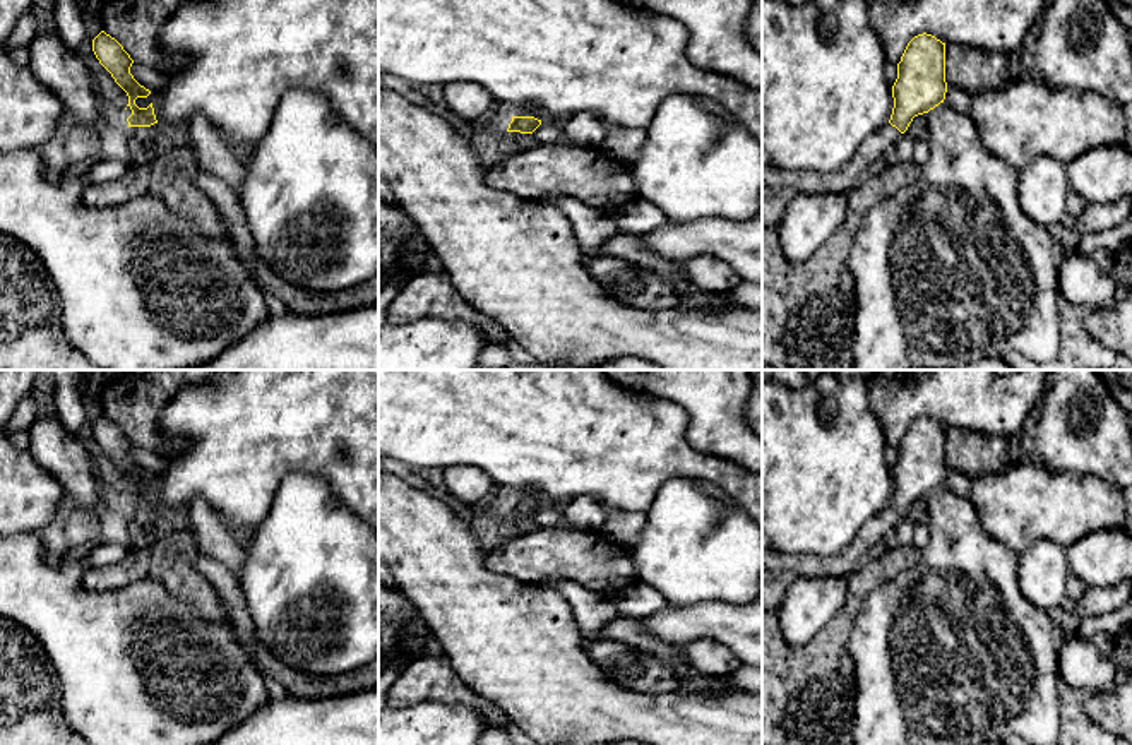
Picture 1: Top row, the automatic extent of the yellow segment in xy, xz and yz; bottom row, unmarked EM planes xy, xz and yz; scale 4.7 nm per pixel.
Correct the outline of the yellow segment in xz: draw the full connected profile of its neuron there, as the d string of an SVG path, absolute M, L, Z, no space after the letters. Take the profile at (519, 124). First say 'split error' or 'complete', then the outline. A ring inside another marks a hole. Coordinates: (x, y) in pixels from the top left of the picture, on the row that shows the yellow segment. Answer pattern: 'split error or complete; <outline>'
split error; M529 106L514 113L507 132L533 134L543 120L545 115L538 108Z

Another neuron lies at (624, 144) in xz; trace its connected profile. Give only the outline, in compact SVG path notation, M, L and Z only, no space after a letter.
M608 128L601 149L613 159L632 164L647 139L642 128Z

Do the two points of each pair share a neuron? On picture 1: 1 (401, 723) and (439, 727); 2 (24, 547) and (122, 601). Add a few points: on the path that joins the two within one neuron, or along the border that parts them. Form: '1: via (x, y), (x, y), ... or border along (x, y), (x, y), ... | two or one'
1: via (410, 727), (430, 727) | one
2: via (45, 572), (74, 601), (96, 601) | one

